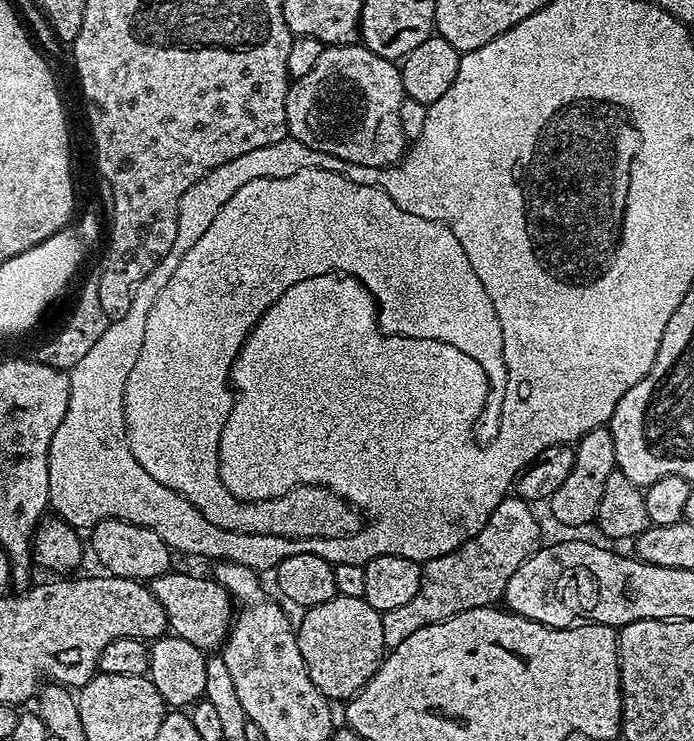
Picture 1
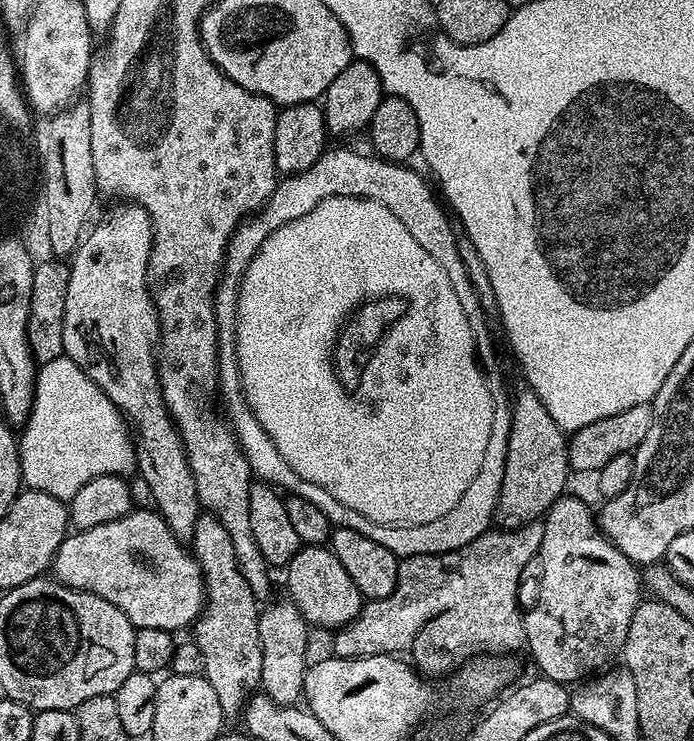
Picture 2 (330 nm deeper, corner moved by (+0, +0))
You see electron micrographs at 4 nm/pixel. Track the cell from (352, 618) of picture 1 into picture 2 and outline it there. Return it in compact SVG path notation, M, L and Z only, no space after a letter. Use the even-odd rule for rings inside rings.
M319 544L301 546L298 554L294 554L294 558L286 565L287 572L287 599L297 608L306 624L313 629L339 630L360 613L362 597L358 586L354 586L354 581L350 579L350 574L346 574L342 562L334 558L331 547Z

